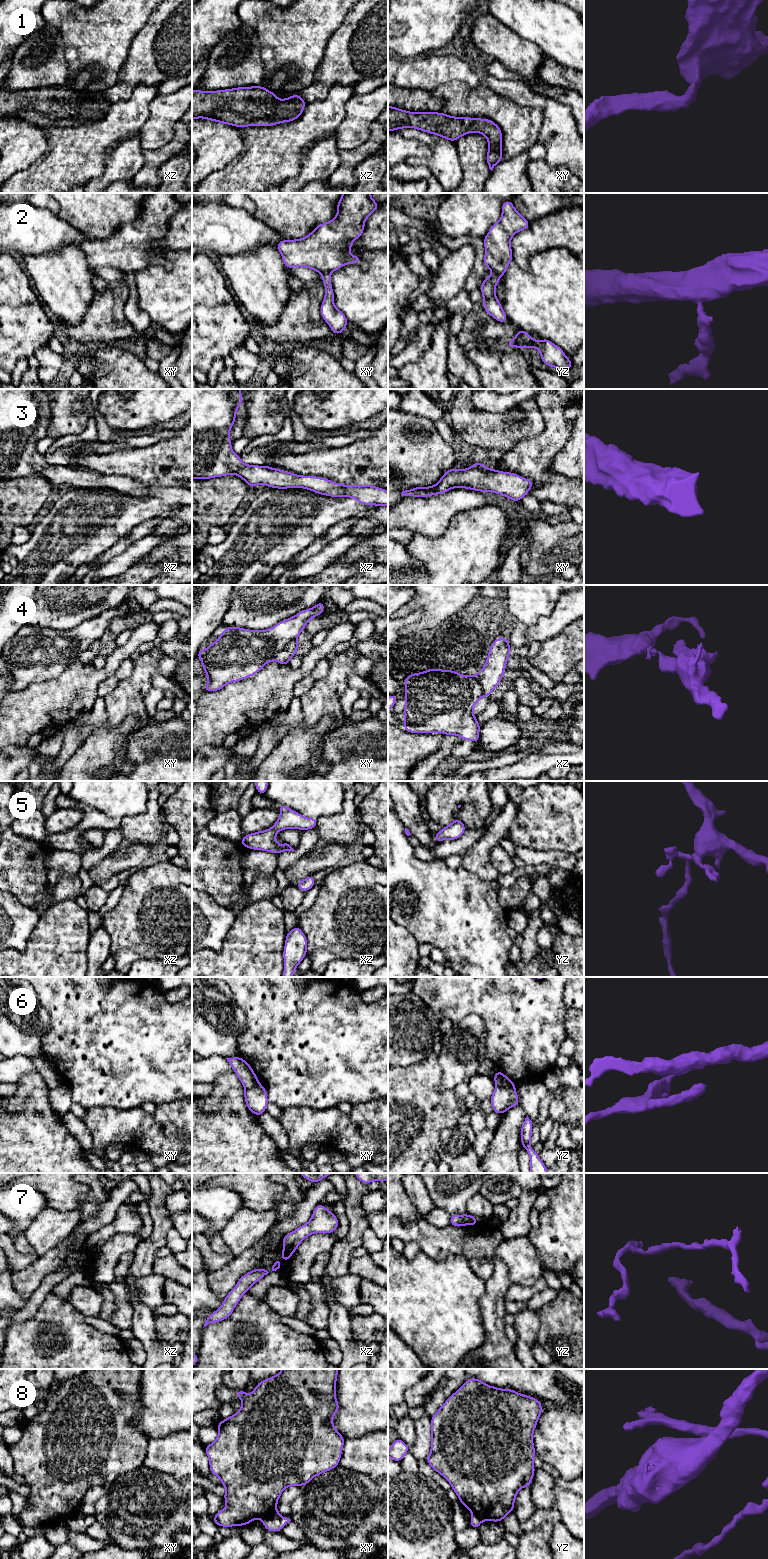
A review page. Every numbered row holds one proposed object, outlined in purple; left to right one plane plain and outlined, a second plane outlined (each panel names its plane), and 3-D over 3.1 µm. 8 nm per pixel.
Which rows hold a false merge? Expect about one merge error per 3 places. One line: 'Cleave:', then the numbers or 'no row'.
Cleave: 2, 4, 6, 7, 8

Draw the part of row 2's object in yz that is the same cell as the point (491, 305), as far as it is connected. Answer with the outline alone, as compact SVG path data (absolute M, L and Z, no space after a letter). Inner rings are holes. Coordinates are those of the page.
M498 274L489 275L485 278L480 286L480 290L483 296L483 308L492 316L496 321L505 323L509 321L507 315L502 309L500 301L495 295L495 288L499 282L500 276Z

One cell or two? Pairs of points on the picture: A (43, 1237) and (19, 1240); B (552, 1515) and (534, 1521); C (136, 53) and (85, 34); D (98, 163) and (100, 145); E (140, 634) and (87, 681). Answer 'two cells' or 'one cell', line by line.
A: two cells
B: one cell
C: two cells
D: one cell
E: one cell

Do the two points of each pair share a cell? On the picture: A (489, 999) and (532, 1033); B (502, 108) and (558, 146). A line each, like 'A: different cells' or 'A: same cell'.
A: same cell
B: different cells

